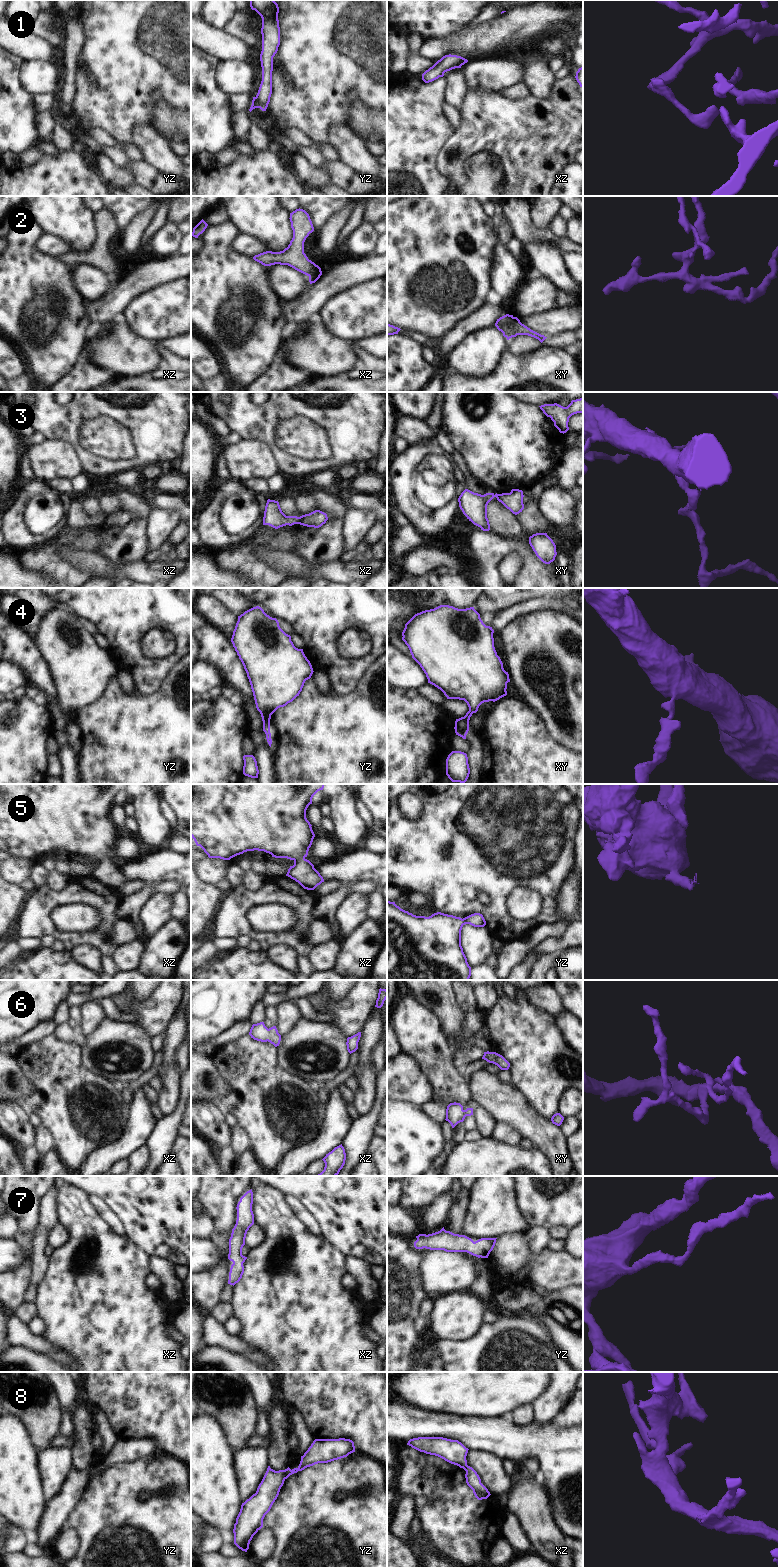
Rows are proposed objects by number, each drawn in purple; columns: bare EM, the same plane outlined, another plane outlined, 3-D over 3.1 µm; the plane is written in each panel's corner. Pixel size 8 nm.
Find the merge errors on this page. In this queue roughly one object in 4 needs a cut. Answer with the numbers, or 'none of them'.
2, 3, 8.

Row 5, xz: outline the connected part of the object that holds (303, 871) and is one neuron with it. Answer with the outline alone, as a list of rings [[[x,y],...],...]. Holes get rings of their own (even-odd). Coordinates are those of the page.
[[[191,784],[191,837],[209,858],[230,860],[247,851],[264,851],[294,861],[286,876],[314,890],[323,877],[306,859],[315,834],[306,818],[313,796],[325,784]]]

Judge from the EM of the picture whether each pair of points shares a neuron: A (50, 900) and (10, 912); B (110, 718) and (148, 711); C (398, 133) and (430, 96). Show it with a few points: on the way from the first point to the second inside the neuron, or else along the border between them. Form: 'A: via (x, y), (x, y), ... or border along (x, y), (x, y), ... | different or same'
A: border along (22, 910), (16, 929), (13, 932) | different
B: via (119, 718), (139, 718) | same
C: via (406, 124), (425, 105) | same

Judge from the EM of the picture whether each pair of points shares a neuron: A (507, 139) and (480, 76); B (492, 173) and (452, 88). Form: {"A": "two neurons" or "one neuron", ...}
{"A": "two neurons", "B": "two neurons"}

